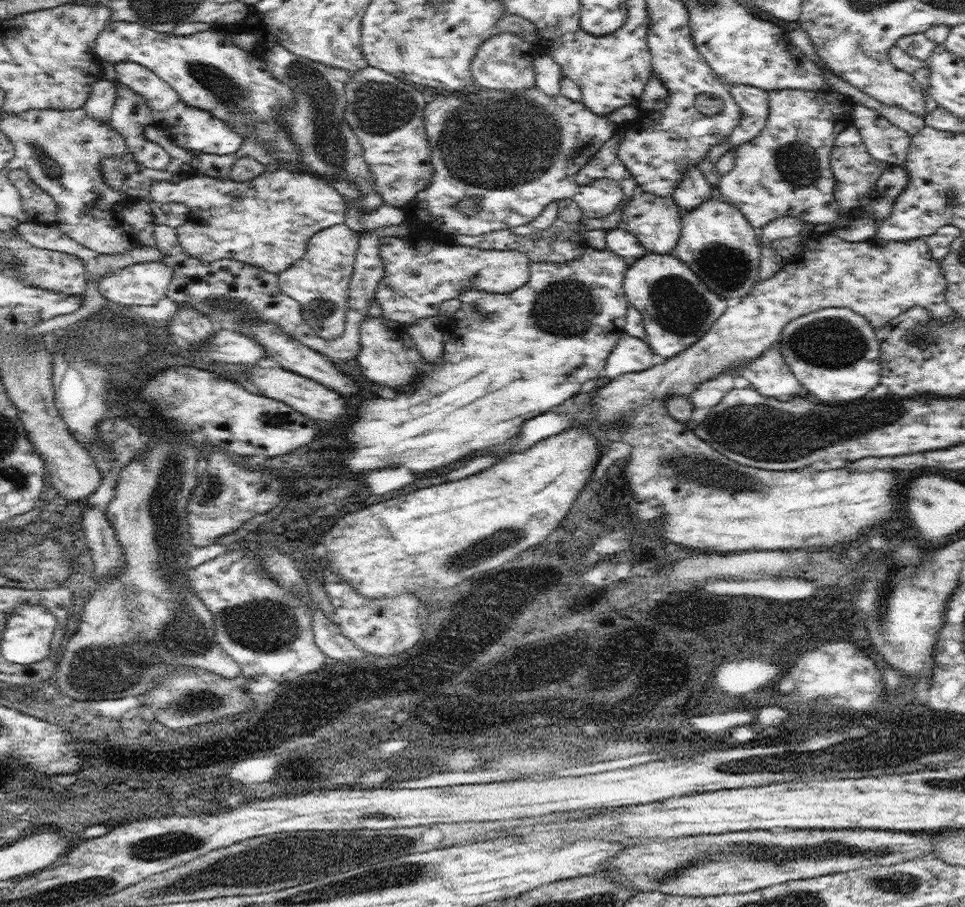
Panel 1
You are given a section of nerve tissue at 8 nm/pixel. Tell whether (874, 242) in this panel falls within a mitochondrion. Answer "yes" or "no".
no

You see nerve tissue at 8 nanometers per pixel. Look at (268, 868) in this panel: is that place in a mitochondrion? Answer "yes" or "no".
yes

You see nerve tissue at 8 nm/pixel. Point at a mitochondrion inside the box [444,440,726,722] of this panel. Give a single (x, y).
(539, 676)

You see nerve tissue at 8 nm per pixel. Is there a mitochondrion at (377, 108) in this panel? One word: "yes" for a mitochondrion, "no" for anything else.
yes

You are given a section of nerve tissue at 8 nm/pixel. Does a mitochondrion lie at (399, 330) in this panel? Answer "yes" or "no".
no

